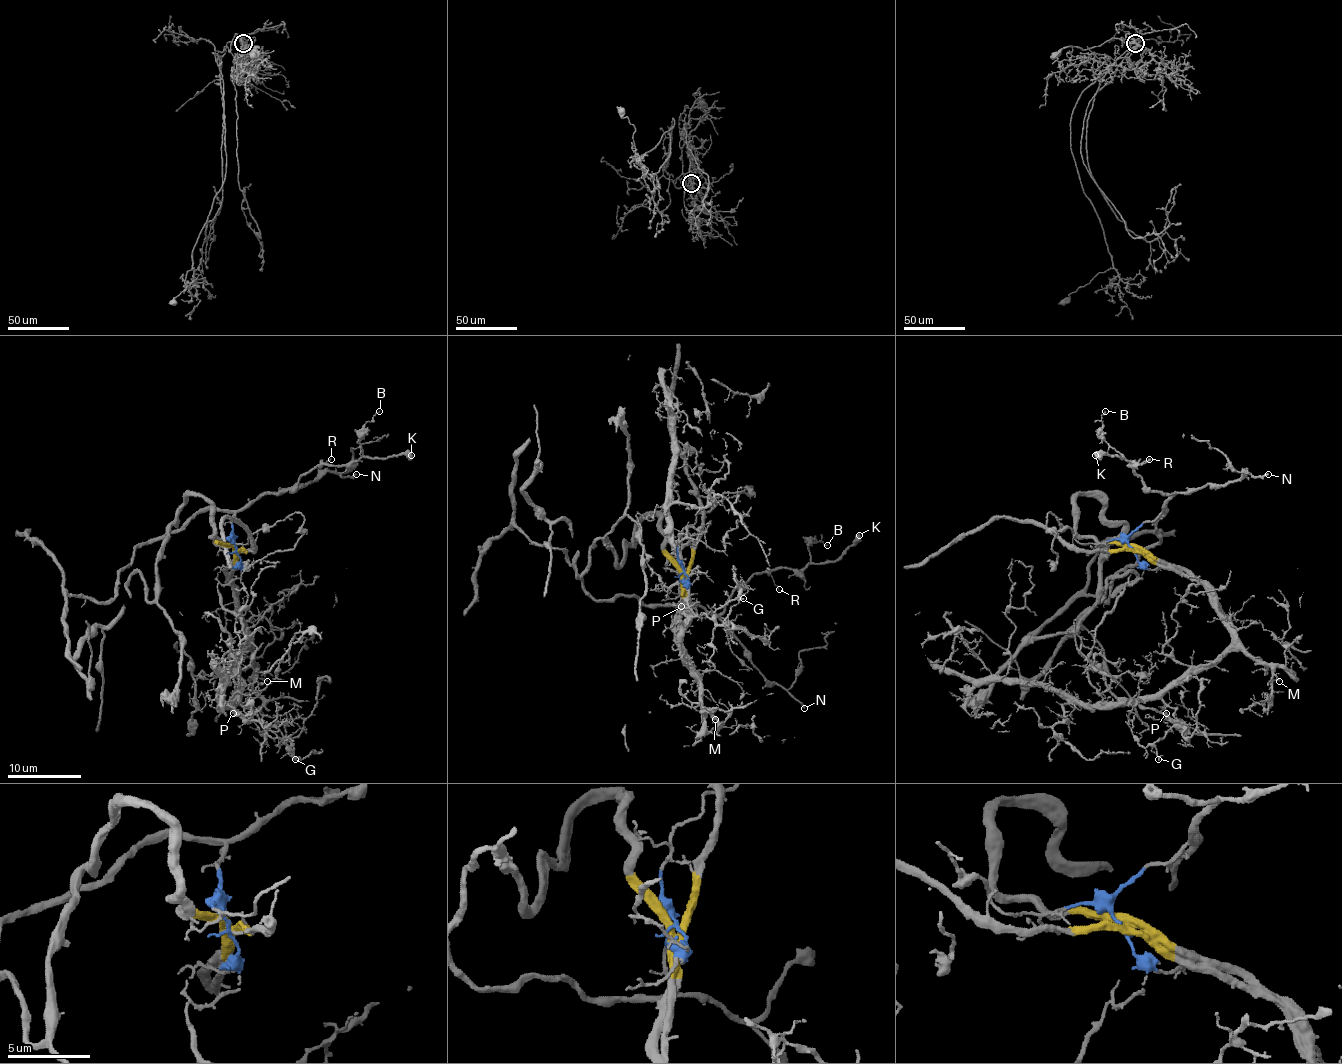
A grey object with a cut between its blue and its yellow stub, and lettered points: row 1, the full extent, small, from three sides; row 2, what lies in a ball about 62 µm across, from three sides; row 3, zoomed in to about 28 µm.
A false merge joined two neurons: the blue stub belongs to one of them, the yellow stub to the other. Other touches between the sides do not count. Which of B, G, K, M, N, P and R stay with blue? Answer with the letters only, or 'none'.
B, K, N, R

